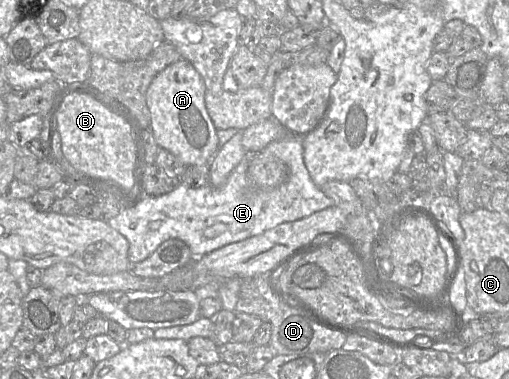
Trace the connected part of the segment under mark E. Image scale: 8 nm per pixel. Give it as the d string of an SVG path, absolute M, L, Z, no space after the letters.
M289 134L261 150L282 160L289 169L288 179L276 188L260 188L248 178L251 158L258 152L247 152L222 187L215 188L208 184L192 188L181 182L173 191L159 196L147 196L136 206L125 208L106 223L128 240L128 258L131 264L135 264L148 258L170 238L185 242L194 259L225 245L260 235L281 223L299 220L331 207L334 201L310 177L304 161L302 136Z

